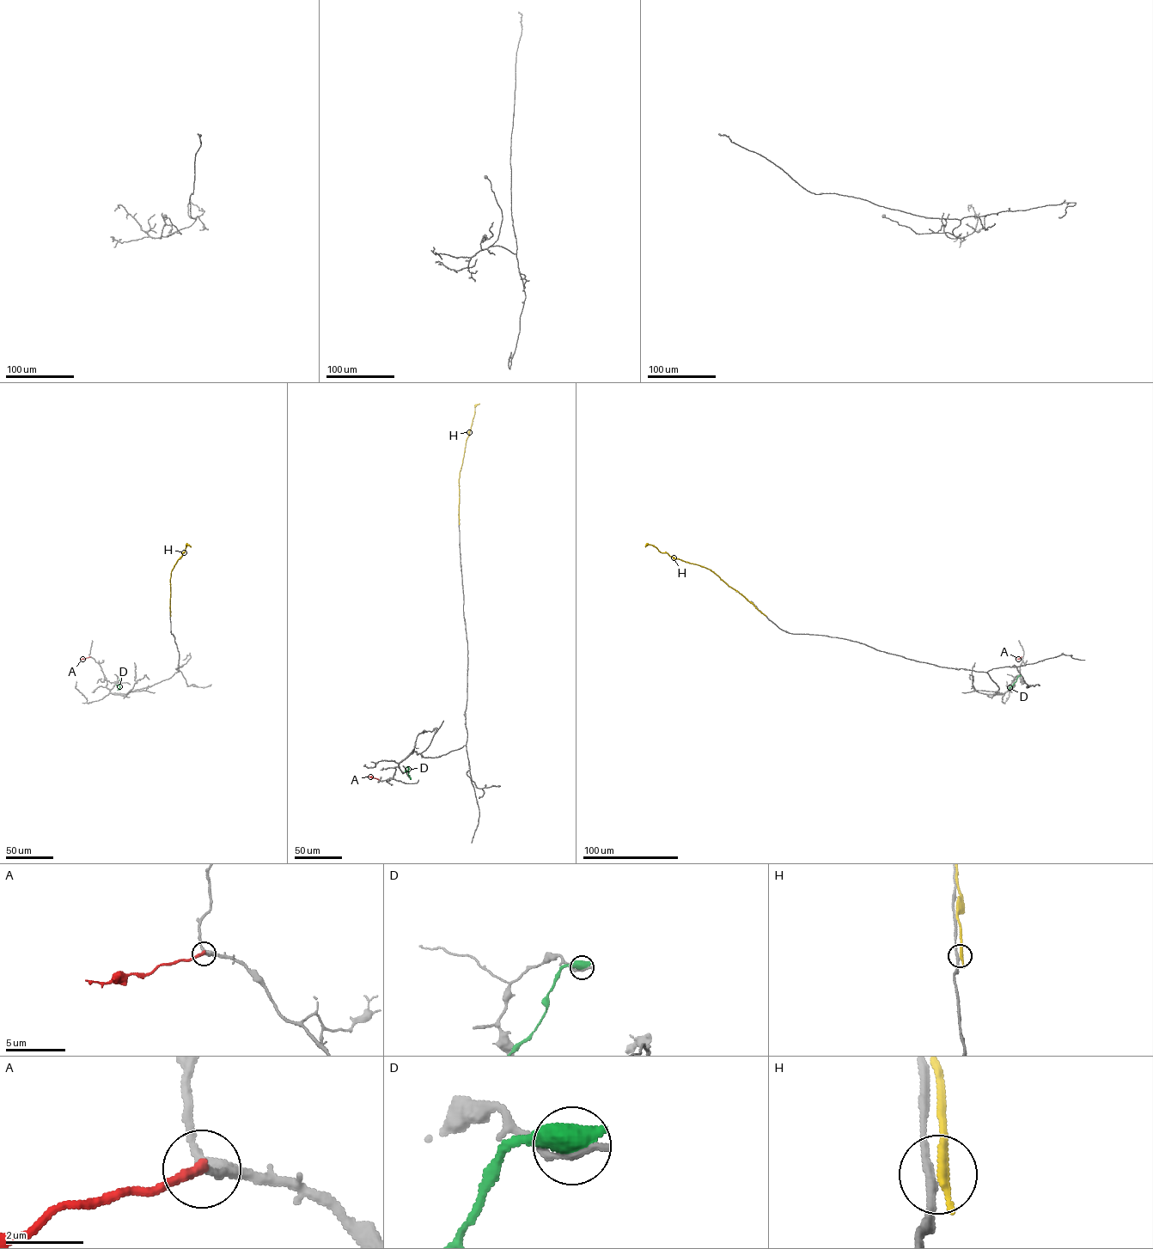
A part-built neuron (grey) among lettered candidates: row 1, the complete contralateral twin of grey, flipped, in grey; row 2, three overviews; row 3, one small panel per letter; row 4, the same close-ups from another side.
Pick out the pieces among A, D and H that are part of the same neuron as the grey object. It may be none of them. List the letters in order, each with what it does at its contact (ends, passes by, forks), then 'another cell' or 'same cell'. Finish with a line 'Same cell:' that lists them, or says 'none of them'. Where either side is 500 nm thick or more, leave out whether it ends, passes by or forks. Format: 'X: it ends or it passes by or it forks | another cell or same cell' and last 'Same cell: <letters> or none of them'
A: it ends | same cell
D: another cell
H: it ends | another cell
Same cell: A

